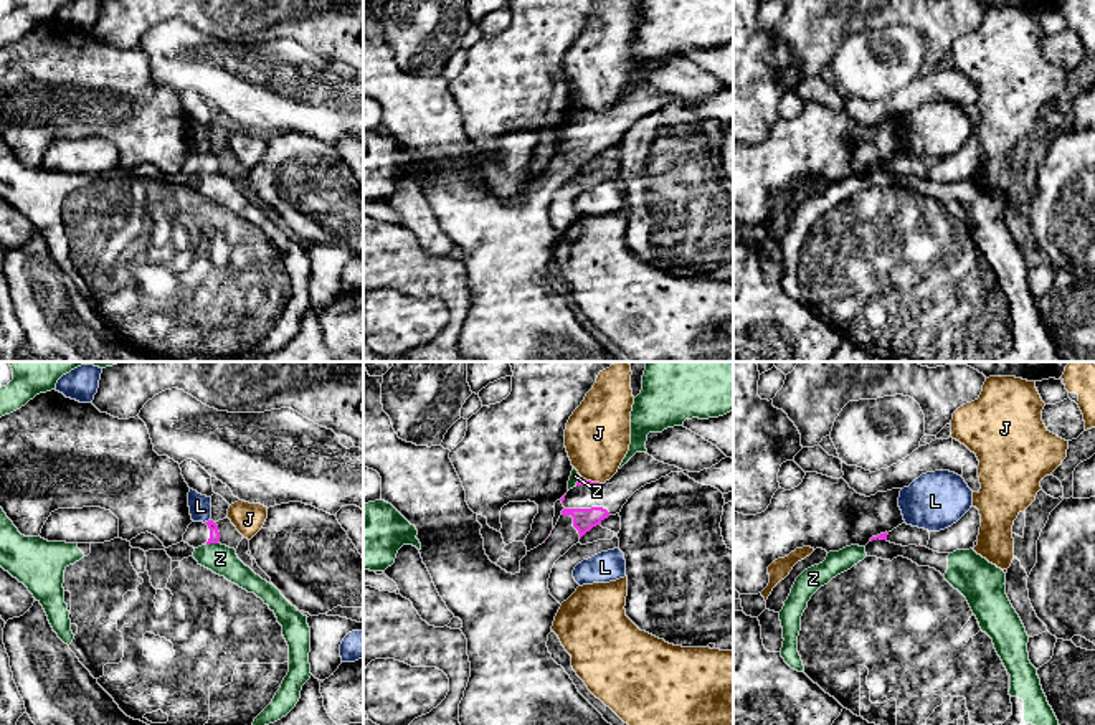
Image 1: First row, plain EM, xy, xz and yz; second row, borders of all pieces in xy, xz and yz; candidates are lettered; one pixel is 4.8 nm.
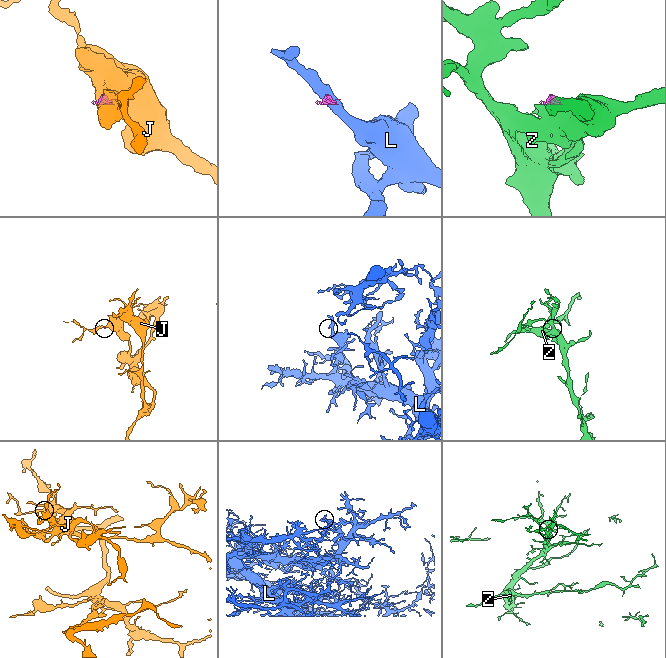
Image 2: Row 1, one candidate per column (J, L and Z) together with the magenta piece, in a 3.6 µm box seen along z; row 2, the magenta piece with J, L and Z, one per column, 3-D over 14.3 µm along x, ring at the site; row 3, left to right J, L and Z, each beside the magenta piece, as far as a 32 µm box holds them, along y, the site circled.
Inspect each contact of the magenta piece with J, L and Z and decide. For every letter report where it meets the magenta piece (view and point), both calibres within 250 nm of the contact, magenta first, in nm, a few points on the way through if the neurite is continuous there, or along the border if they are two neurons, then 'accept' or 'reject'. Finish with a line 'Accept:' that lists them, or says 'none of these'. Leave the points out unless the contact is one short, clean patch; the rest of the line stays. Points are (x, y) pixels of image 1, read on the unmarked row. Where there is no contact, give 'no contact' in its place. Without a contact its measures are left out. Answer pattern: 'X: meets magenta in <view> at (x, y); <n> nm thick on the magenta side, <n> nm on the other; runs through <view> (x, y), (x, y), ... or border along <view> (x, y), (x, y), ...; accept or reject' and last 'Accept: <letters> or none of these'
J: meets magenta in xz at (590, 111); 30 nm thick on the magenta side, 320 nm on the other; border along xz (583, 108), (600, 113); reject
L: meets magenta in xy at (208, 151); 50 nm thick on the magenta side, 110 nm on the other; border along xy (210, 149), (203, 152); reject
Z: meets magenta in xy at (210, 172); 50 nm thick on the magenta side, 140 nm on the other; border along xy (217, 172), (205, 174); reject
Accept: none of these

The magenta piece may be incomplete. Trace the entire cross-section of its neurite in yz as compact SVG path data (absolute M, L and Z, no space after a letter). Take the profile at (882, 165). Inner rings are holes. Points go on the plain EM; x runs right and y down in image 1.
M902 154L889 163L885 162L877 167L872 167L870 172L877 168L887 170L890 173L902 175L902 177L908 177L908 175L927 177L930 170L930 162L925 159Z

